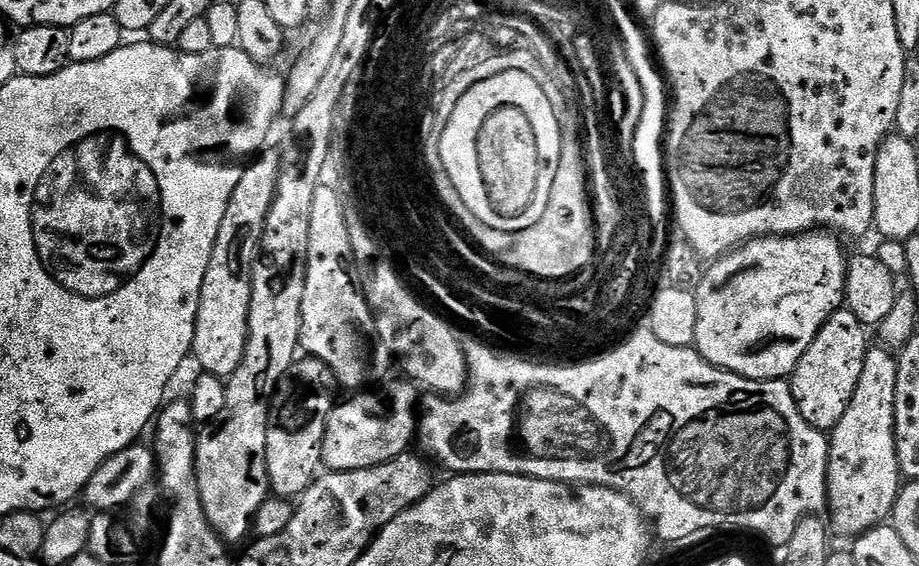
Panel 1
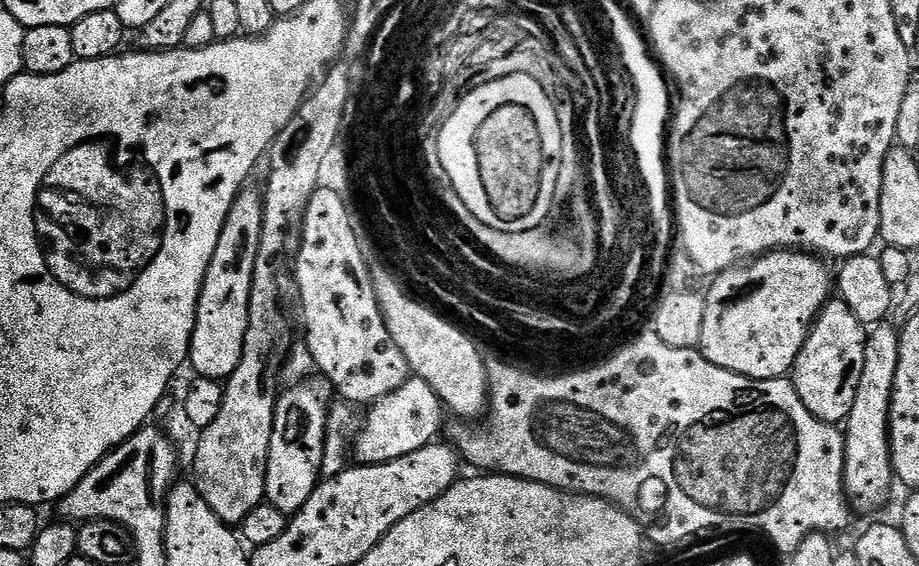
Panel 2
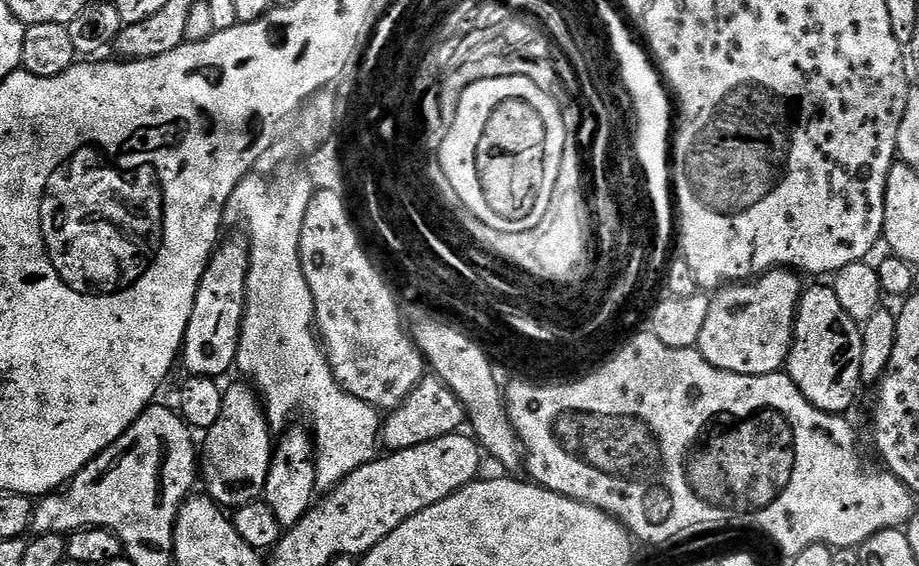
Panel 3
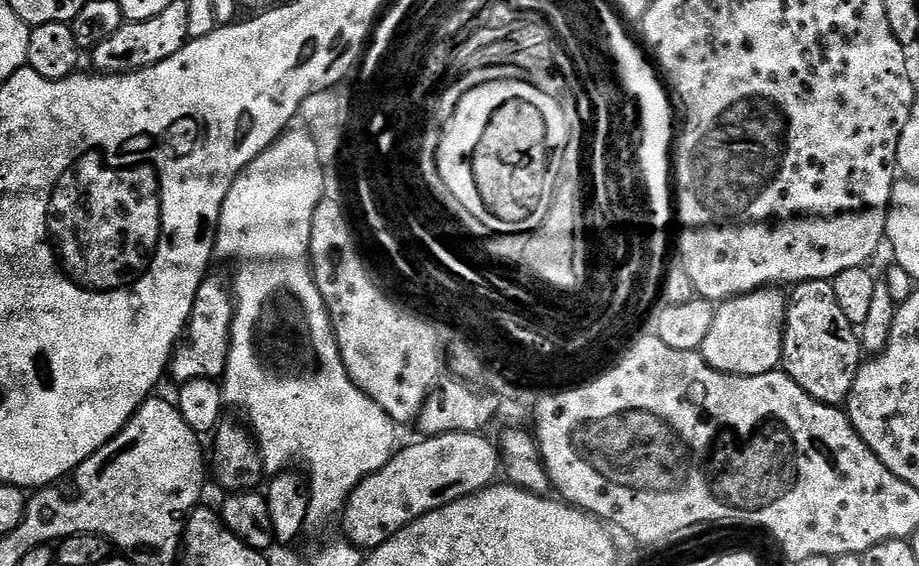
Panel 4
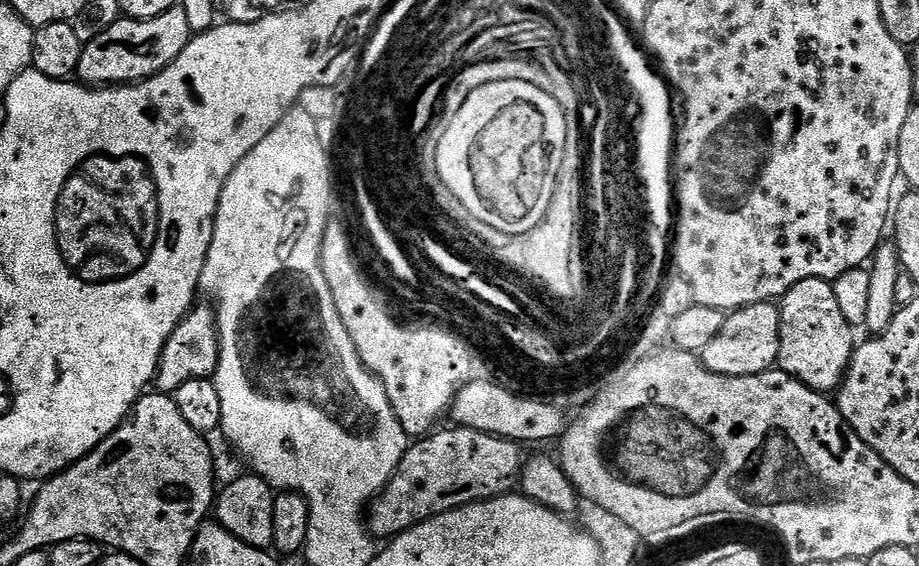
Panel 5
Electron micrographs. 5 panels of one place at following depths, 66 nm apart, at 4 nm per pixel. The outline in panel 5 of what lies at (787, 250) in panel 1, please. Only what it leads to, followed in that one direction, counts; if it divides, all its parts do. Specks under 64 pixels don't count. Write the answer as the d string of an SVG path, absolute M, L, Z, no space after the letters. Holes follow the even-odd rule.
M775 303L755 304L735 309L724 317L718 338L702 353L702 363L714 374L723 376L753 376L769 371L778 358L780 341L780 310Z

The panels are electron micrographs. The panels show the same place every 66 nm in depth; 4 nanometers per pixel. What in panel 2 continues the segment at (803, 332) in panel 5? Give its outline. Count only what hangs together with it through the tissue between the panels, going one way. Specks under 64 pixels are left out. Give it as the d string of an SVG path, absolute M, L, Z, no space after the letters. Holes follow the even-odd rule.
M839 298L829 299L812 323L790 373L794 390L798 390L798 398L802 398L802 406L806 406L814 418L837 426L847 421L854 406L854 394L858 394L858 381L866 362L867 341L866 326L850 314L850 306Z

